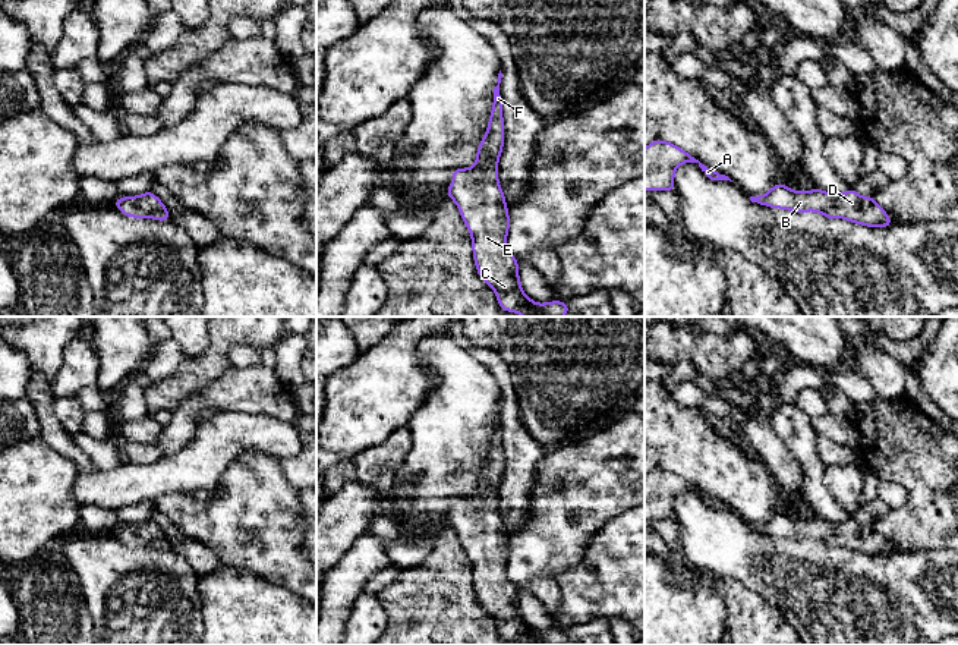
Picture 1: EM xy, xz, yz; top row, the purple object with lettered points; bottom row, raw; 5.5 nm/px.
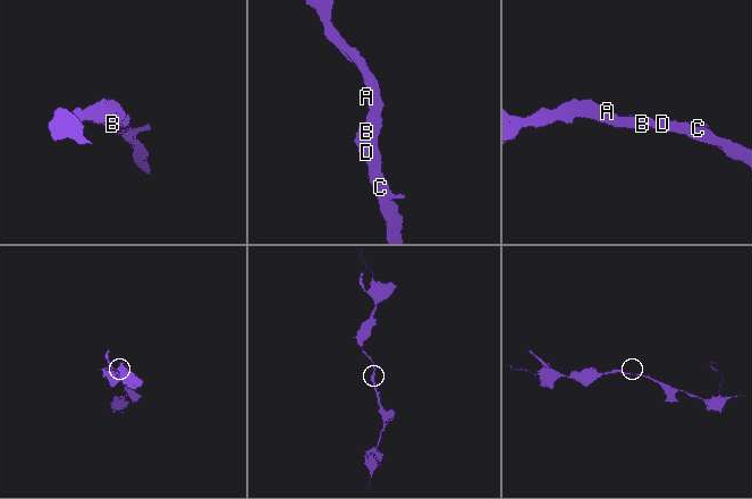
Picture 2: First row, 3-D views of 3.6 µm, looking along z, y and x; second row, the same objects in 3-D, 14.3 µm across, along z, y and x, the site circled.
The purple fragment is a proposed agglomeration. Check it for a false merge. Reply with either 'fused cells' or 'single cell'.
single cell

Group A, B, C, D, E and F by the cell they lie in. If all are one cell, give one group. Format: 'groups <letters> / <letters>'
groups A B C D E F

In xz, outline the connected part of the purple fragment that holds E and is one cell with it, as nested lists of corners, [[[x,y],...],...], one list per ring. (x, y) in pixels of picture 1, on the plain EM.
[[[500,399],[488,459],[479,471],[476,493],[451,500],[454,509],[448,515],[447,525],[460,537],[472,563],[478,602],[495,619],[500,636],[519,641],[521,645],[564,645],[570,633],[560,629],[536,632],[524,623],[517,588],[507,576],[510,547],[498,512],[498,487],[504,475],[501,406]]]

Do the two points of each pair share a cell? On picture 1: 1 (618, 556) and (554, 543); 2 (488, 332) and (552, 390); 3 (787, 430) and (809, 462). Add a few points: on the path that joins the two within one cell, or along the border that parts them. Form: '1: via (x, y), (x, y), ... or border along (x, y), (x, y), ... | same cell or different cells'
1: border along (607, 521), (589, 540), (583, 556), (561, 572) | different cells
2: via (504, 342), (536, 374) | same cell
3: via (793, 437), (806, 455) | same cell

